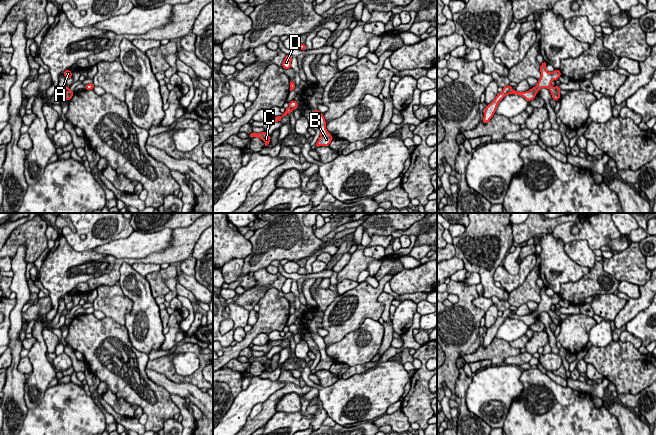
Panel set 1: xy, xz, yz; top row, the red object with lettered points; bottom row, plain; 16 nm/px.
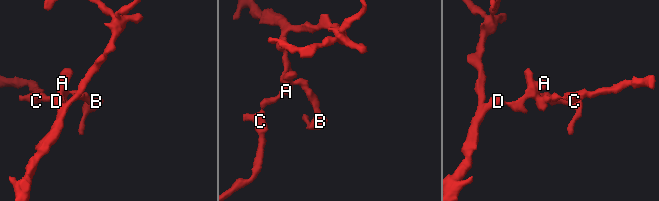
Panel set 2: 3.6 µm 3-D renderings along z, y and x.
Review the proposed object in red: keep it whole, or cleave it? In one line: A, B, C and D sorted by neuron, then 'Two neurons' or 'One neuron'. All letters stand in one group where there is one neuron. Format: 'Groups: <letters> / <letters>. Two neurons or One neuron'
Groups: A B D / C. Two neurons

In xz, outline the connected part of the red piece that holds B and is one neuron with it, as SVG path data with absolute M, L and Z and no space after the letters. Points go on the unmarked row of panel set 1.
M314 334L313 340L317 344L321 355L320 361L315 368L315 371L330 370L330 367L334 362L326 353L326 344L324 342L323 337L321 337L319 334Z

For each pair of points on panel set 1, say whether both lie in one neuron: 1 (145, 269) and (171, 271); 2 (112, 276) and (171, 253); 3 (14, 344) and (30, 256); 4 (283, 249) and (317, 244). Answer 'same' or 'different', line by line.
1: different
2: same
3: different
4: same

